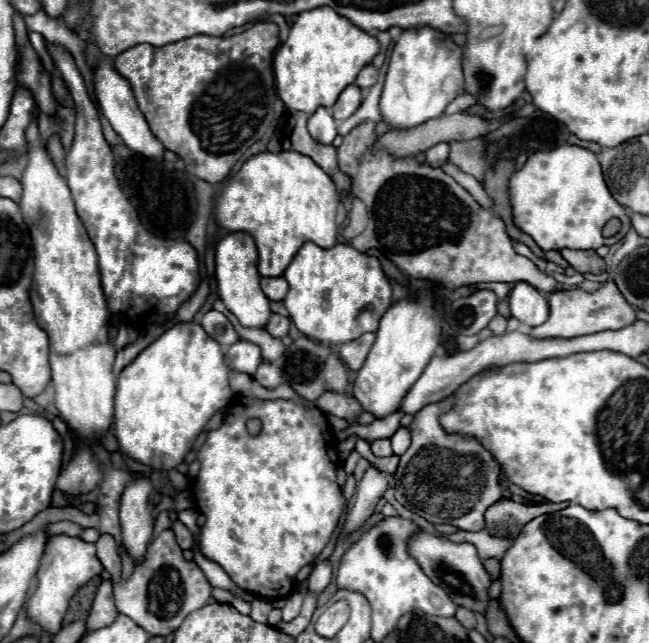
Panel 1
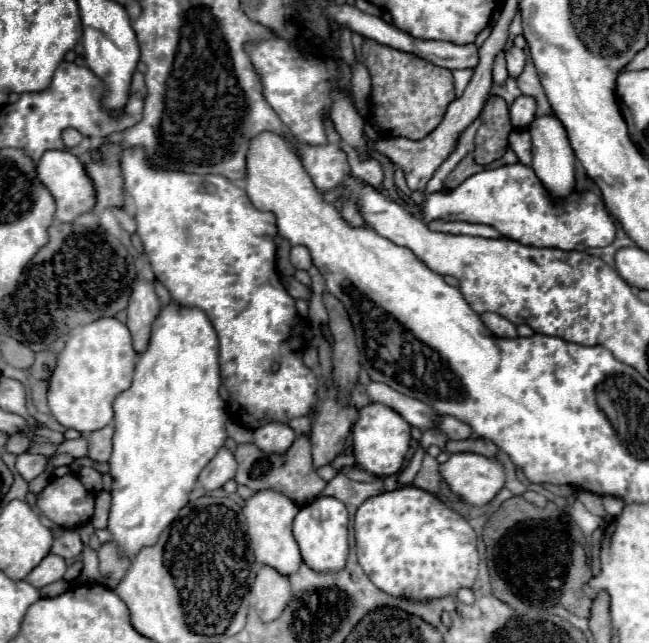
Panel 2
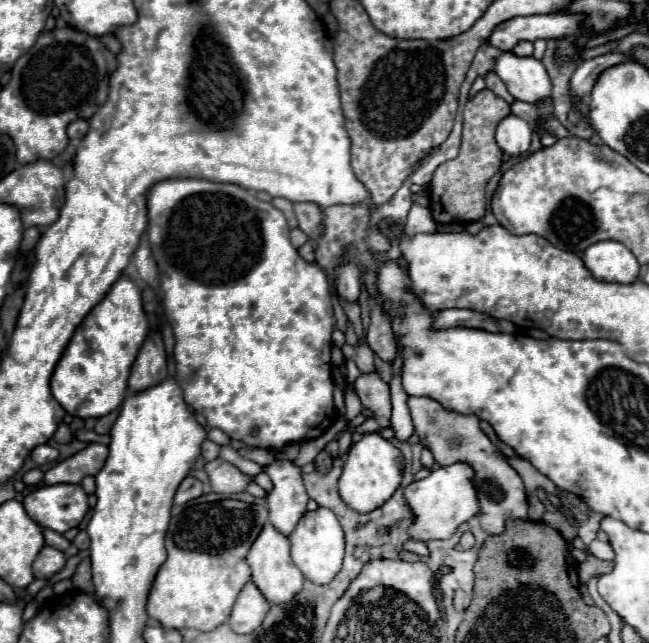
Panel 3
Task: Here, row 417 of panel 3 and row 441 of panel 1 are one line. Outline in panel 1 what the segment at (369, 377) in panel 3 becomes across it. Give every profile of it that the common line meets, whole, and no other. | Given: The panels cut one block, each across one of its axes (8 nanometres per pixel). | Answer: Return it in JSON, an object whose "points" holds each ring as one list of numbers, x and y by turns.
{"points":[[380,438,380,440,372,442,370,446,372,446,372,452,374,452,376,456,380,456,380,458,392,456,392,446,390,446,390,440,388,440,388,438]]}

